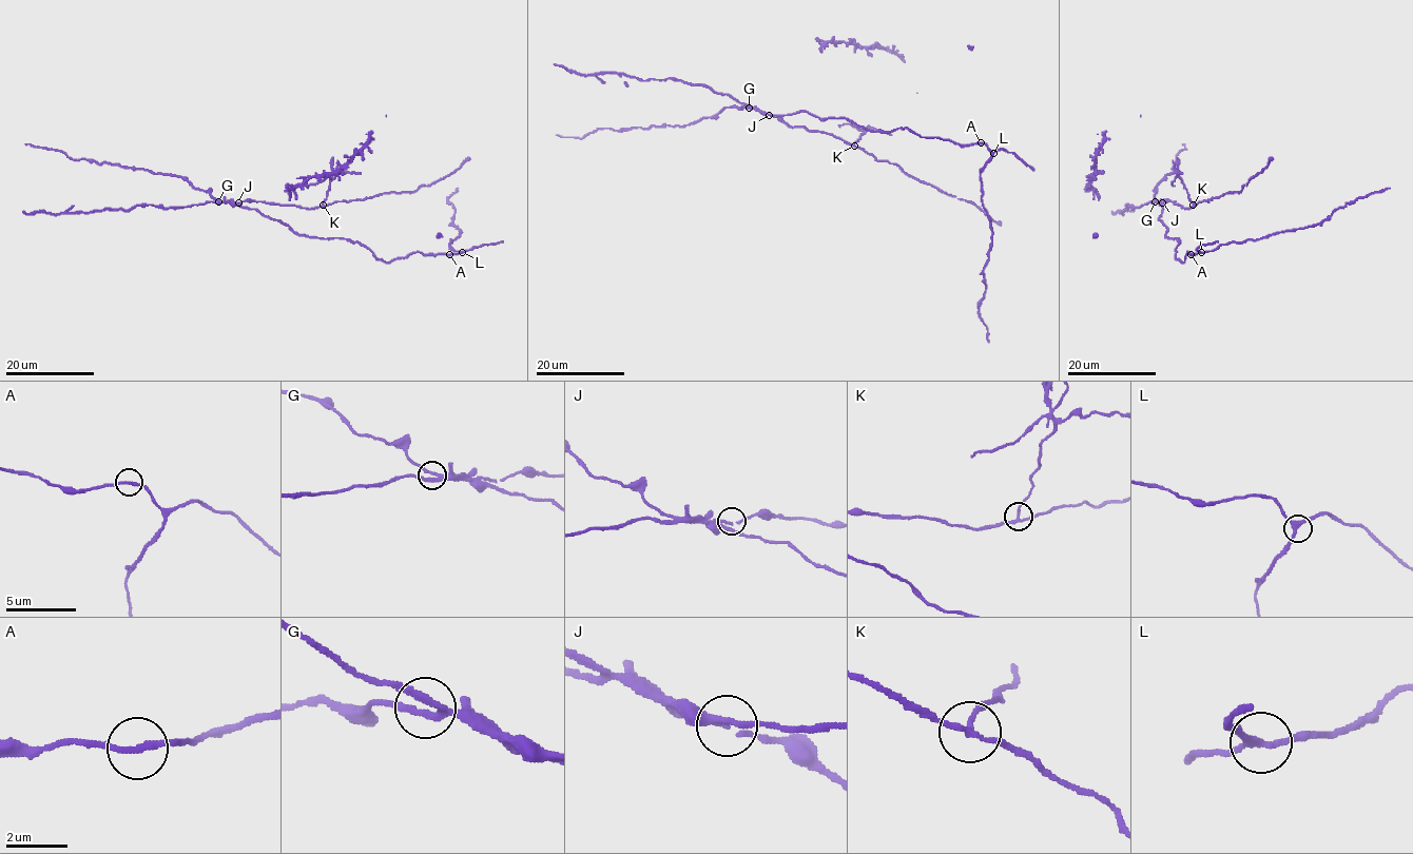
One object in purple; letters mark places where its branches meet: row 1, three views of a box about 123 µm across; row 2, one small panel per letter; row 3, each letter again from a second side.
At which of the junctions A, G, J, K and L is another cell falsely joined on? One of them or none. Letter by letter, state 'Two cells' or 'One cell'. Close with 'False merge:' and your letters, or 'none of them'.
A: One cell
G: One cell
J: One cell
K: Two cells
L: One cell
False merge: K

